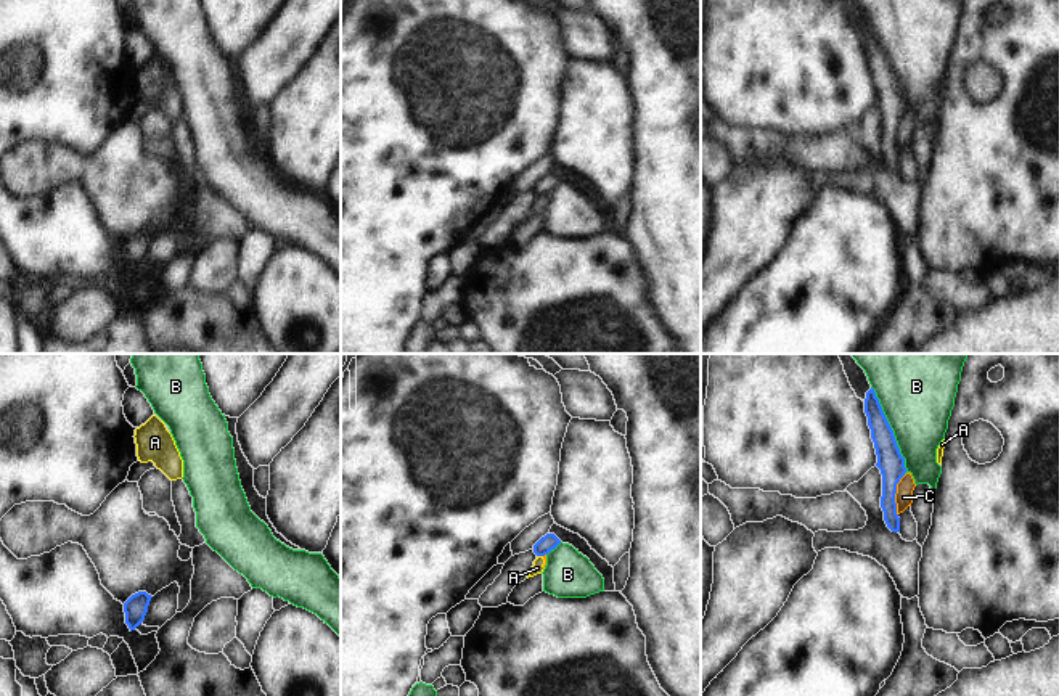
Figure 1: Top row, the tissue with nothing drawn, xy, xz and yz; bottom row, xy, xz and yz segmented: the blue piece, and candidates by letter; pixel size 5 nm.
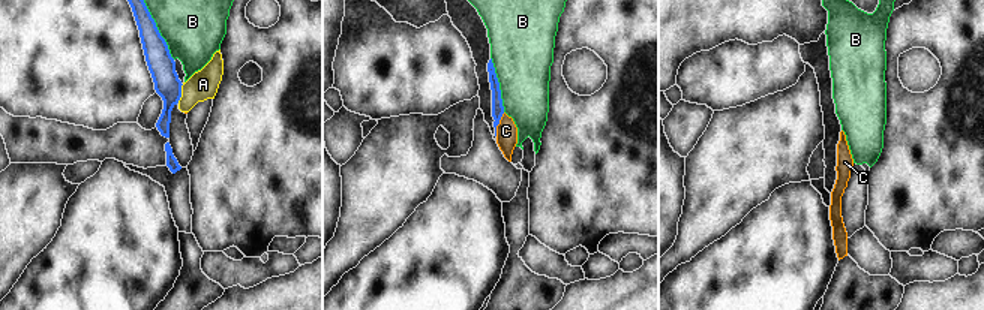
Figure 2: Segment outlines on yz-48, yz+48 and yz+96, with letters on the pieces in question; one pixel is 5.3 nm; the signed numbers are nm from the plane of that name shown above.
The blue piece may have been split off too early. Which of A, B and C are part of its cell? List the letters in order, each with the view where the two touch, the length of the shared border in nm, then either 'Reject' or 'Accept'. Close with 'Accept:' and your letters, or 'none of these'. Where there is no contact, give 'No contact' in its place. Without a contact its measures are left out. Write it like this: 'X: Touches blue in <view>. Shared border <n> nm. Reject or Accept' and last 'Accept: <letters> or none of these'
A: Touches blue in xz. Shared border 30 nm. Reject
B: Touches blue in yz. Shared border 480 nm. Reject
C: Touches blue in yz. Shared border 220 nm. Reject
Accept: none of these

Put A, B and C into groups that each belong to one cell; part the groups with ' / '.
A C / B

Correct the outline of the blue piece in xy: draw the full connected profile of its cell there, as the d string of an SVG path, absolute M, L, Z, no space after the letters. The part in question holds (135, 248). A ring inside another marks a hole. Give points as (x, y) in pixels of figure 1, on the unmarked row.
M138 231L124 243L125 264L130 272L145 260L151 238L146 231Z

